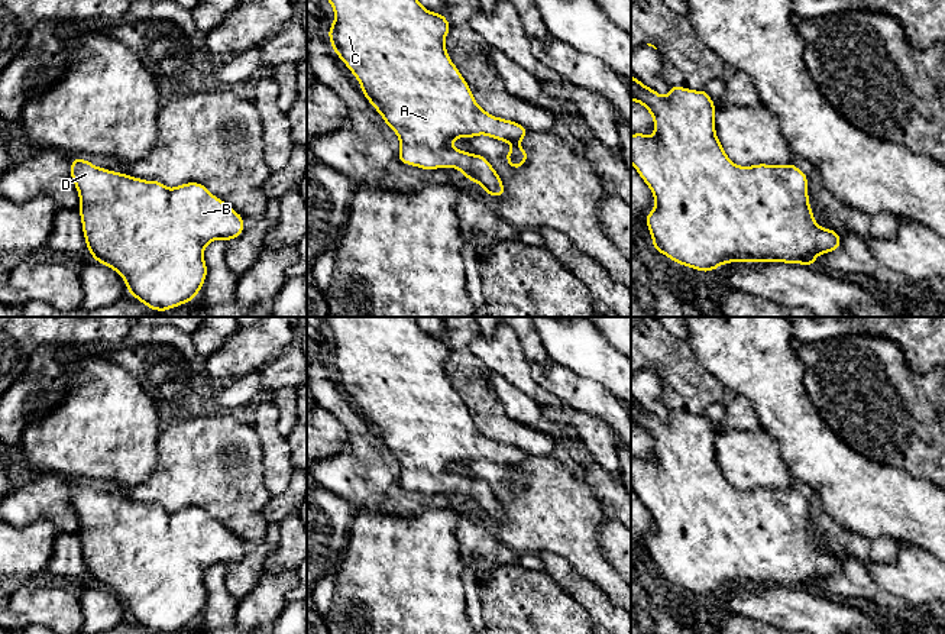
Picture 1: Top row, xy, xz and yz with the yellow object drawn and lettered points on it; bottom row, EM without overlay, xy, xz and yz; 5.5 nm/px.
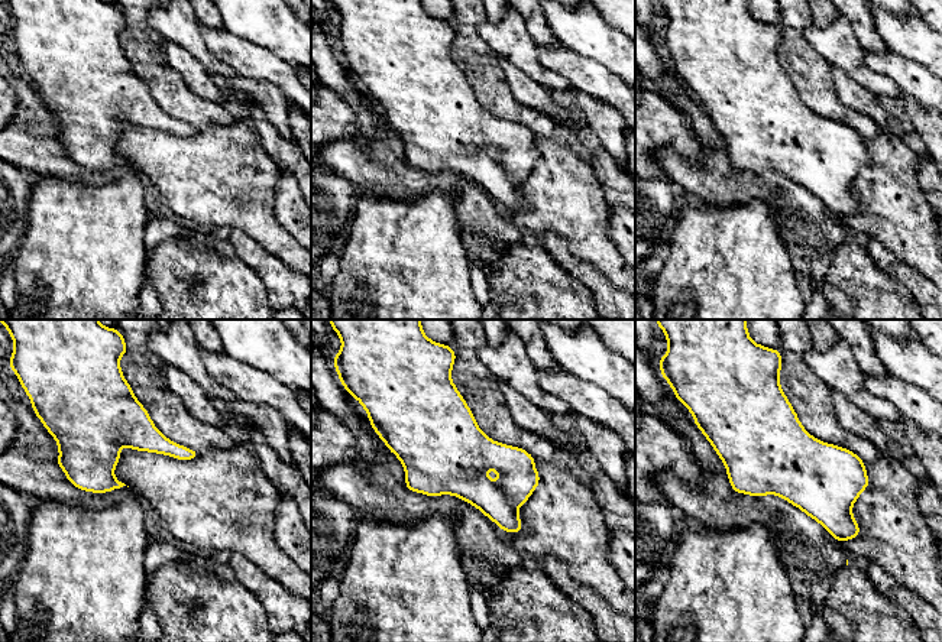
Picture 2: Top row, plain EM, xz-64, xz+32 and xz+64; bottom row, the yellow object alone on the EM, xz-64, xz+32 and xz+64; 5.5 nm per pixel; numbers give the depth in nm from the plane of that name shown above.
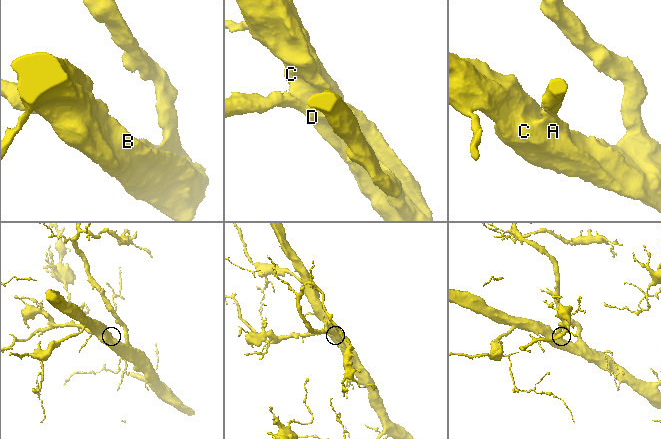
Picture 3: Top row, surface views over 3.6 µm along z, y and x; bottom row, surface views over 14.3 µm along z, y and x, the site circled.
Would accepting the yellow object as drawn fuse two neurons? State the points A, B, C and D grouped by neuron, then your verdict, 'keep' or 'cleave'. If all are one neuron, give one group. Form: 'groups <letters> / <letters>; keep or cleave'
groups A B C D; keep

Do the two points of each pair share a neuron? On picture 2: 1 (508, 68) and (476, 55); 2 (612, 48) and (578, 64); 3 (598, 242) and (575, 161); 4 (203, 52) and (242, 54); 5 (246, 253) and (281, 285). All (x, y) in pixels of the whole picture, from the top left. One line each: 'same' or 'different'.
1: different
2: different
3: same
4: different
5: same

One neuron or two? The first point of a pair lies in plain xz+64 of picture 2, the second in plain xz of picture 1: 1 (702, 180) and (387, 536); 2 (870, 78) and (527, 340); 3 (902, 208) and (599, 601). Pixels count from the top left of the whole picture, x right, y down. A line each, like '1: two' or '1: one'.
1: two
2: two
3: two

